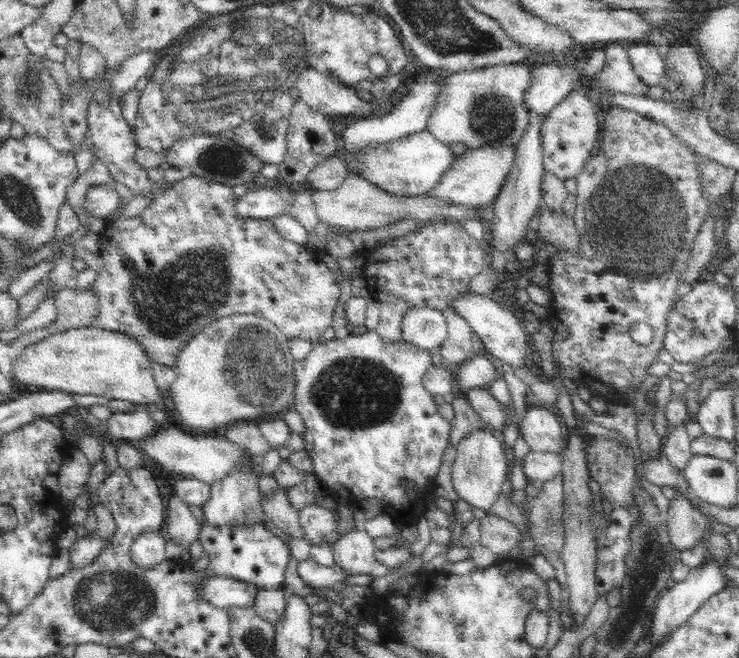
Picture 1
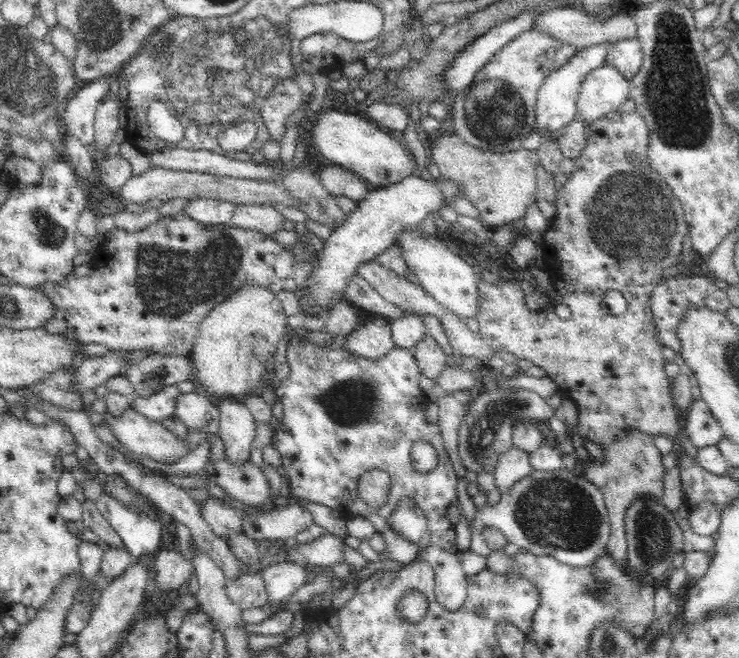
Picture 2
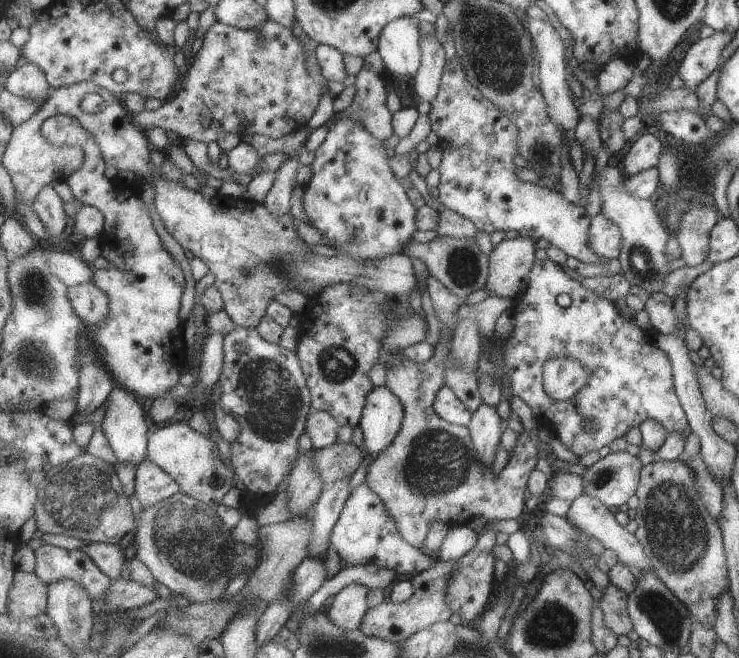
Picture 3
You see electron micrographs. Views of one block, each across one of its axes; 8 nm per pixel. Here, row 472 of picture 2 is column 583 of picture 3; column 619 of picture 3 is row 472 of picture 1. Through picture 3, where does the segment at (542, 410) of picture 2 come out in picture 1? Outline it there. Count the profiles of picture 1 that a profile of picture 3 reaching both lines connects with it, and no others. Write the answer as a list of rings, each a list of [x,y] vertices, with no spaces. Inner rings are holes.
[[[472,431],[470,434],[466,434],[462,441],[455,447],[456,460],[454,460],[451,472],[452,486],[456,496],[467,502],[471,509],[478,508],[489,514],[492,504],[502,492],[502,484],[505,480],[506,454],[500,441],[488,431]]]

